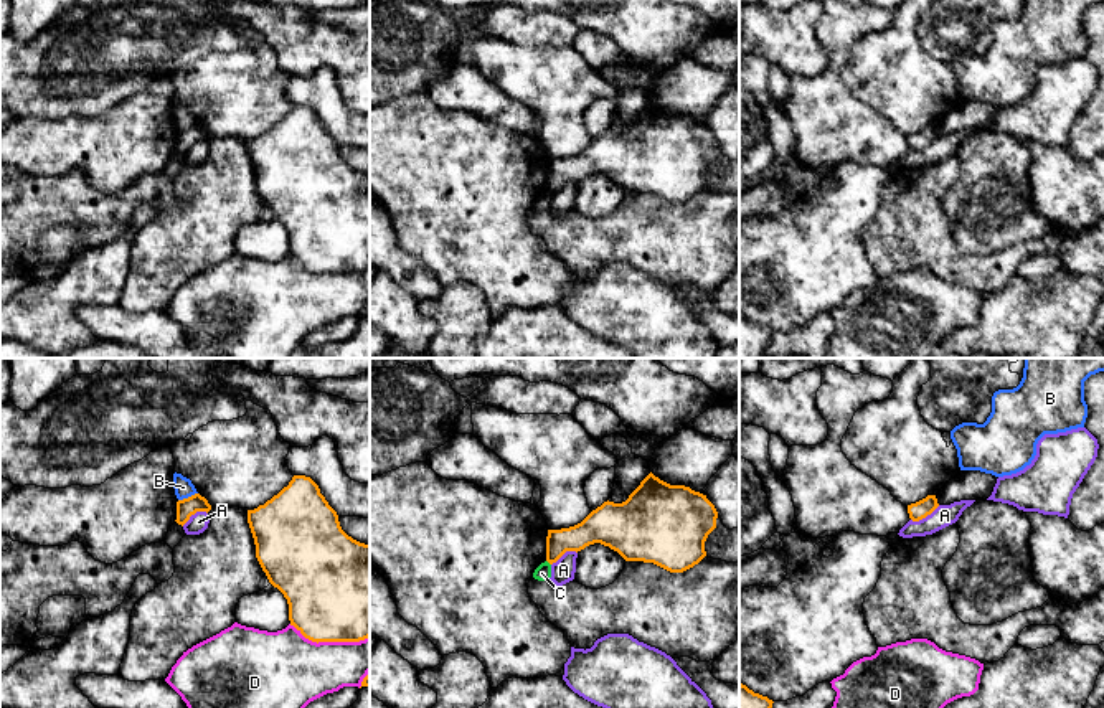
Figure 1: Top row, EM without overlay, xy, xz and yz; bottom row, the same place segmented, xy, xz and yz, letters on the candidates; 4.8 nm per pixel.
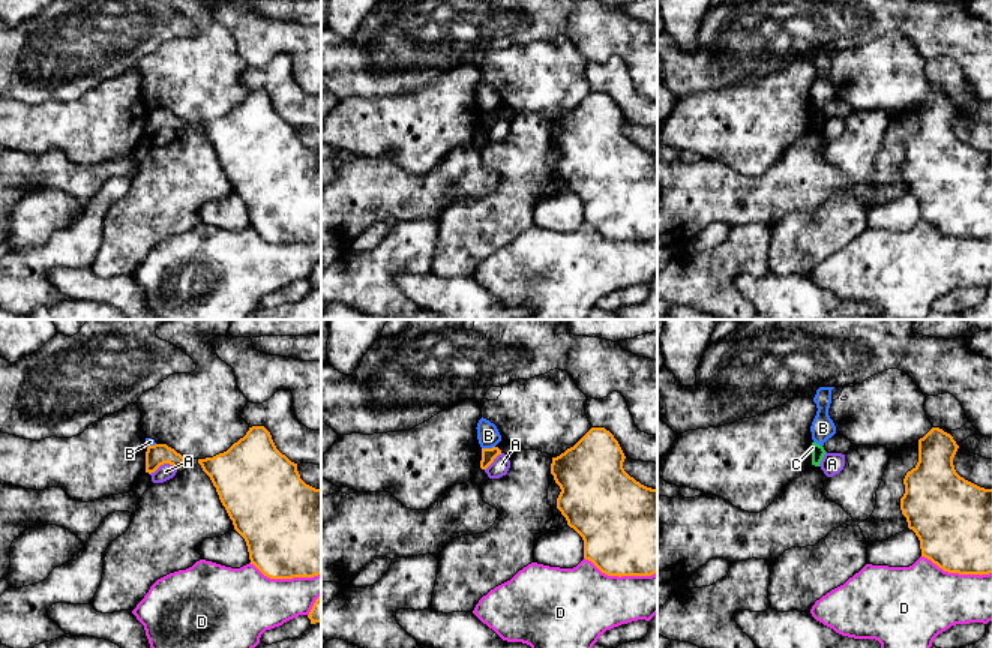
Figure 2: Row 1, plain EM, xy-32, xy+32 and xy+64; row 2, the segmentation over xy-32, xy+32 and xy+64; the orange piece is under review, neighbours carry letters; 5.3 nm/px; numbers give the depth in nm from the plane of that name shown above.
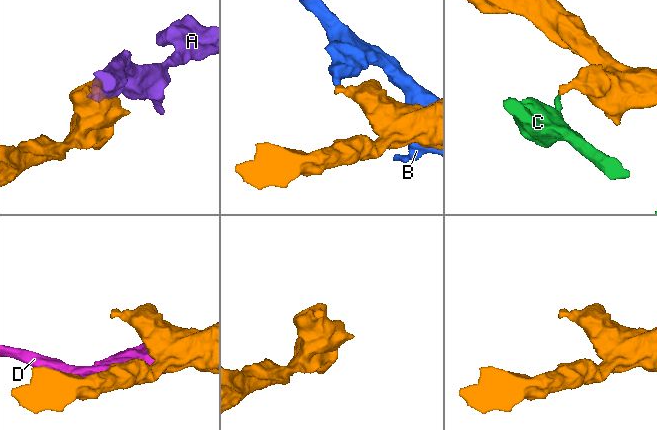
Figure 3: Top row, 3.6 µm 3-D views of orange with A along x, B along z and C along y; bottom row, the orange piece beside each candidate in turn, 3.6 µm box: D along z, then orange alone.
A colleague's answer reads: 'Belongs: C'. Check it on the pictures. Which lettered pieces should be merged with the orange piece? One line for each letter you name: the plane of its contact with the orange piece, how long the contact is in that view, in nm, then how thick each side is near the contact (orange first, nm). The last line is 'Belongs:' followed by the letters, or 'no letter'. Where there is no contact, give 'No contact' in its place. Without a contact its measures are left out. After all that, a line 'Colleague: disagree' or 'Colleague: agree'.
Belongs: no letter
Colleague: disagree

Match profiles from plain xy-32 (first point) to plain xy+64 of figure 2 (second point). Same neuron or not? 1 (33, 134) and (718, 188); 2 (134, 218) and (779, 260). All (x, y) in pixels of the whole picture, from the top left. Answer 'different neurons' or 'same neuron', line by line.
1: different neurons
2: same neuron

